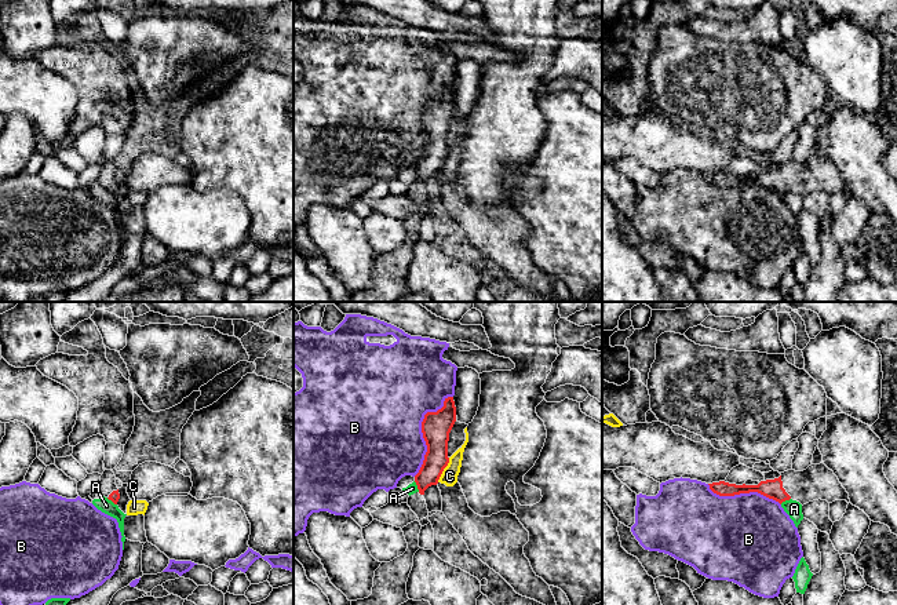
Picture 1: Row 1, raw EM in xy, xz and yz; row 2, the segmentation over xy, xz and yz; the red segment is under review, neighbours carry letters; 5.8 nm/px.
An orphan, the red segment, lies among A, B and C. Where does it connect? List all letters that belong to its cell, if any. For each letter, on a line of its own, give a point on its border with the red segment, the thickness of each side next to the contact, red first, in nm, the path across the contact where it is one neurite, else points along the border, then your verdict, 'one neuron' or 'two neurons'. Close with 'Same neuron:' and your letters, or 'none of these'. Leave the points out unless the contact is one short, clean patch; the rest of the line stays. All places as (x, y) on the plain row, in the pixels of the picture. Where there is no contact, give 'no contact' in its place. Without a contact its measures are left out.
A: xz (418, 178) | 140/60 nm | along xz (414, 172), (419, 182) | two neurons
B: xz (422, 121) | 170/500 nm | two neurons
C: xz (442, 161) | 170/100 nm | along xz (449, 149), (437, 172) | two neurons
Same neuron: none of these

